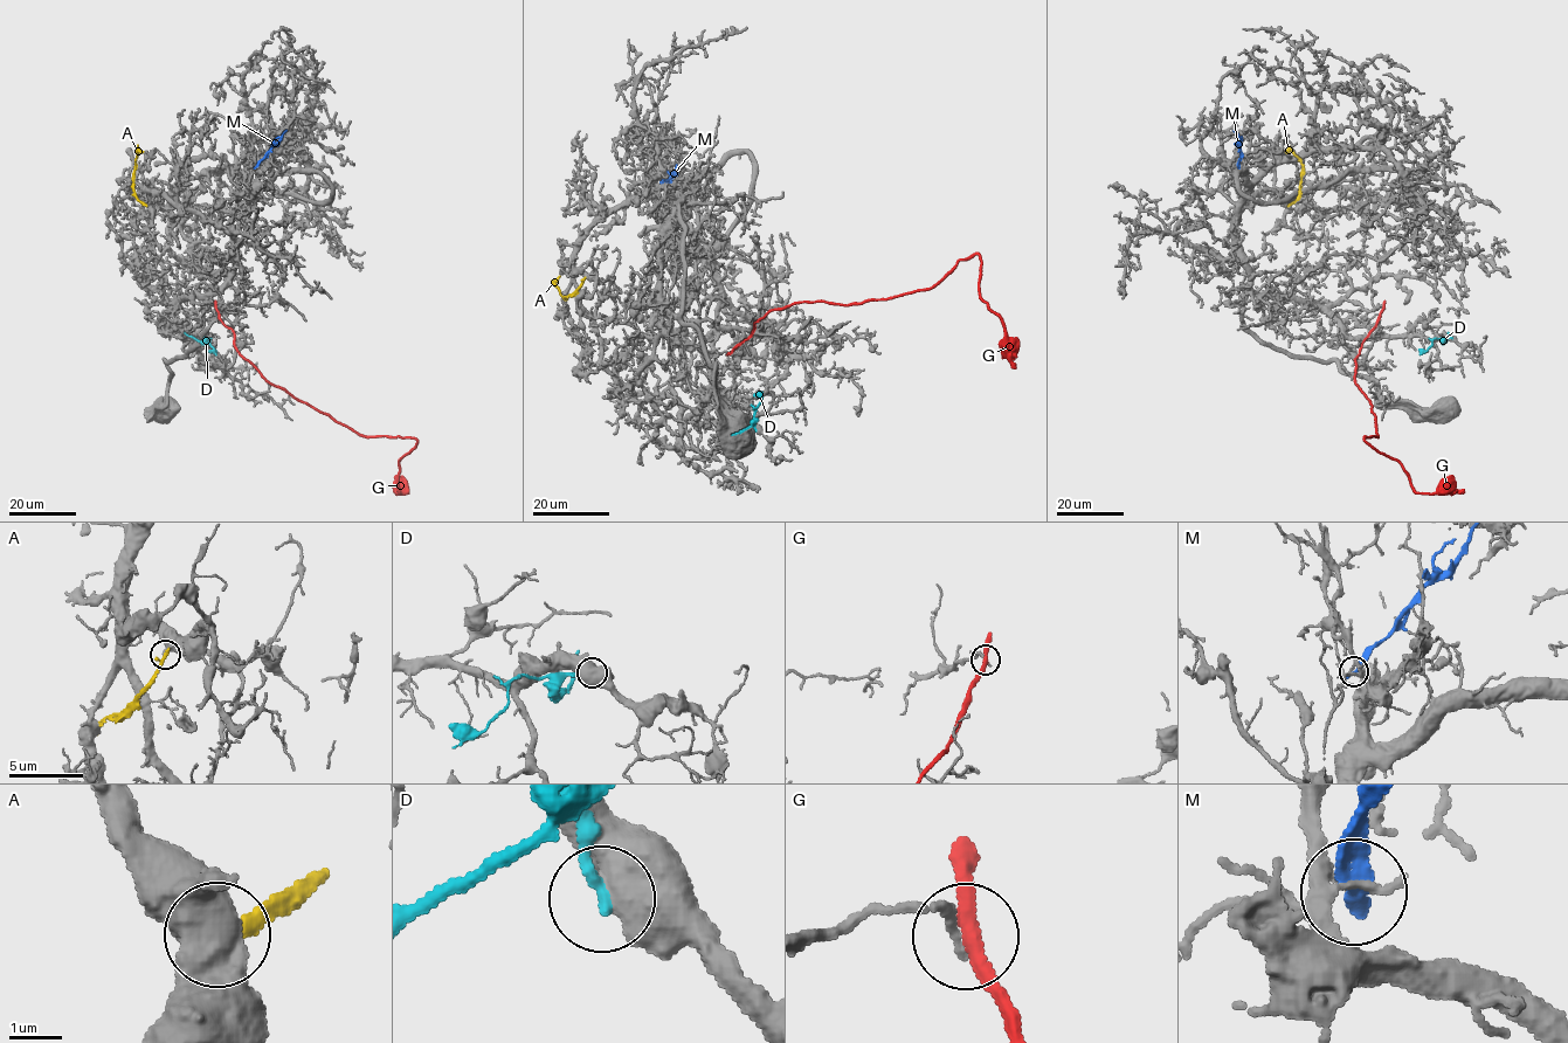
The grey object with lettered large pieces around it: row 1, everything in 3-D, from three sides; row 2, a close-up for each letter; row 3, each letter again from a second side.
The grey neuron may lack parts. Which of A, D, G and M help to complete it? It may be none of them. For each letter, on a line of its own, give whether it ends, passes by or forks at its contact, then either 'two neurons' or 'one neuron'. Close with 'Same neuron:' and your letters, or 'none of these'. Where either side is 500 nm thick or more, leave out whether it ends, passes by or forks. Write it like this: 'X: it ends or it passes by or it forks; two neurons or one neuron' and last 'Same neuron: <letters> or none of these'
A: it ends; two neurons
D: two neurons
G: it passes by; two neurons
M: it ends; two neurons
Same neuron: none of these

